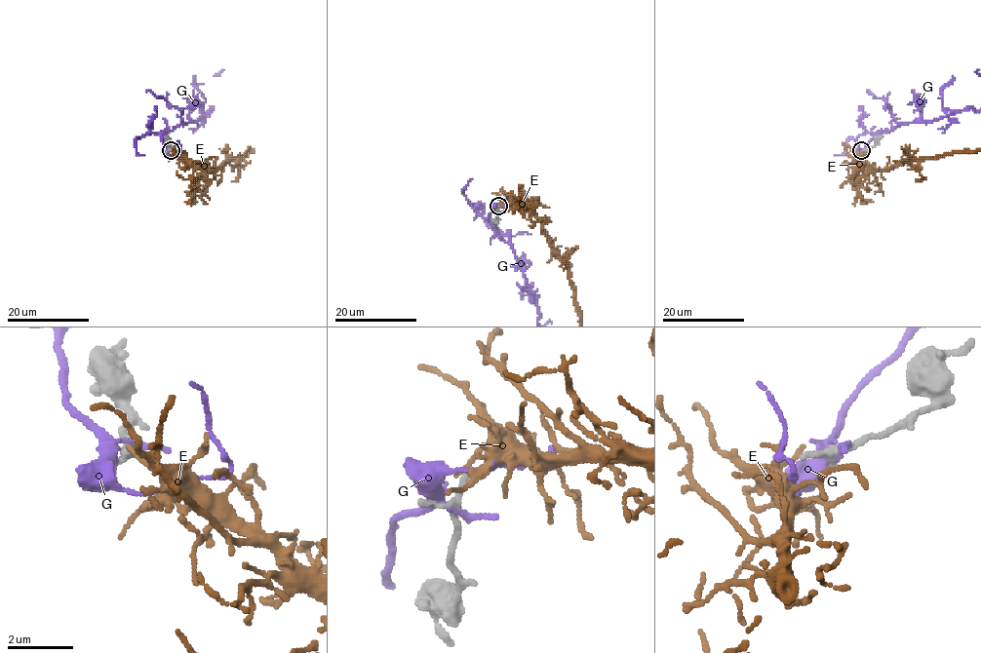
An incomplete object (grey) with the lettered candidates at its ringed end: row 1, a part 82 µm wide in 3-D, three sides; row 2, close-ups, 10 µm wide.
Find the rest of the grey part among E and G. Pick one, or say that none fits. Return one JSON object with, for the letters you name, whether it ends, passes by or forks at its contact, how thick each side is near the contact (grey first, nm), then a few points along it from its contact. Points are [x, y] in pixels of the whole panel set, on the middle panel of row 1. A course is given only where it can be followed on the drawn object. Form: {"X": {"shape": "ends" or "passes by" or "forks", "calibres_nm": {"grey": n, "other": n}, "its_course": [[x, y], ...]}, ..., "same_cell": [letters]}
{"same_cell": []}

